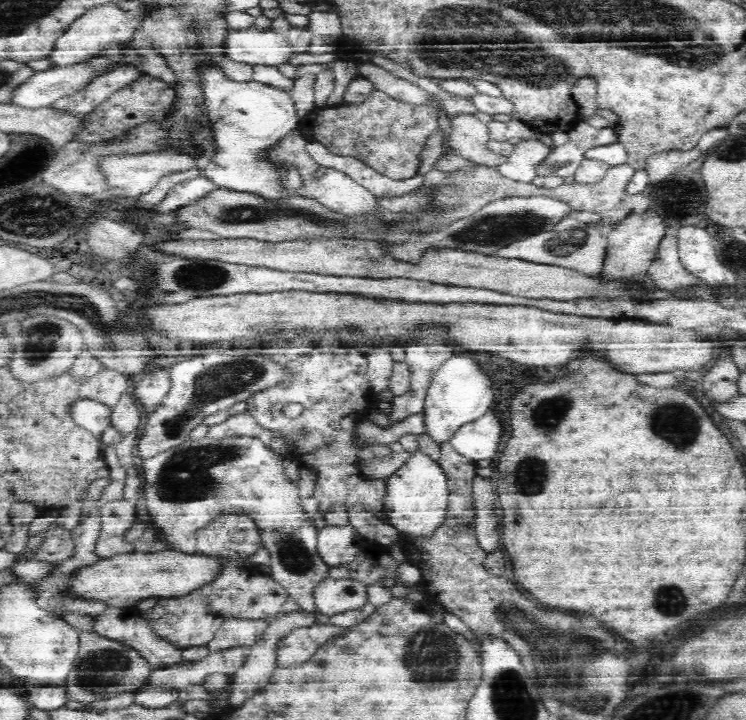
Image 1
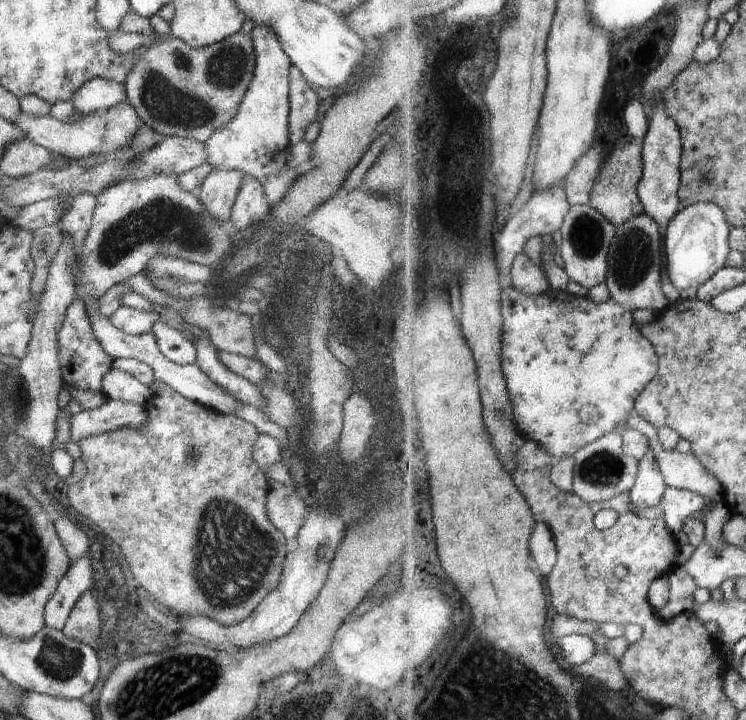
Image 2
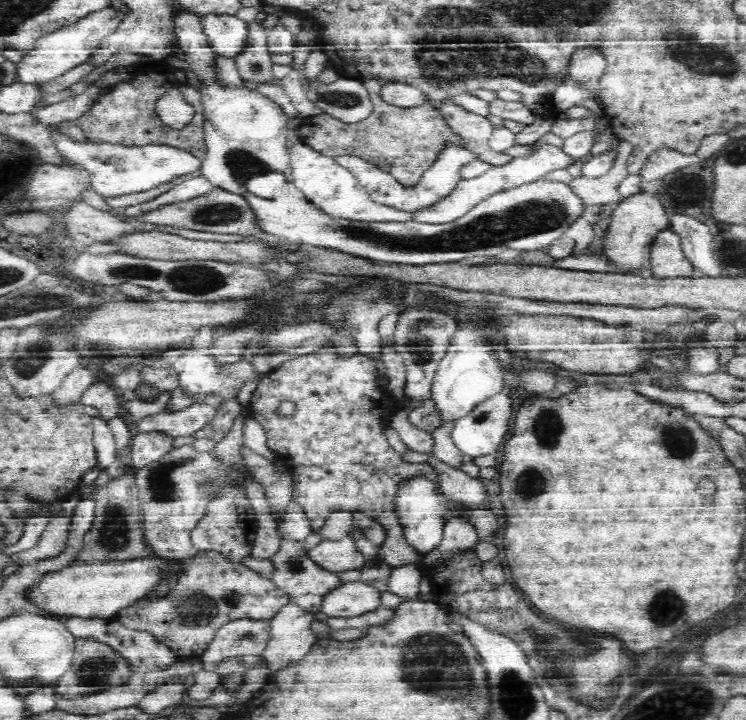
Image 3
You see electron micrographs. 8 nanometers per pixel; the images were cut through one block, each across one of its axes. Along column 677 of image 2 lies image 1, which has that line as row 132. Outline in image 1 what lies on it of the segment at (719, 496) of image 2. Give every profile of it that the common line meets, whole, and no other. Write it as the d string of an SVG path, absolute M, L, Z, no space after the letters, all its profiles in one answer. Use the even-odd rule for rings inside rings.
M473 114L452 119L450 130L453 135L445 137L447 152L495 167L500 167L507 161L507 156L494 154L485 148L485 142L489 139L487 124Z

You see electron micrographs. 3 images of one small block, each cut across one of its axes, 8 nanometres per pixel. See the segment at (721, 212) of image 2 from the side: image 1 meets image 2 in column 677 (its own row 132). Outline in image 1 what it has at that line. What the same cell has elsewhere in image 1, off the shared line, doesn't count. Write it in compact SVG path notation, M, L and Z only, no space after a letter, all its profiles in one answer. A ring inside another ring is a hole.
M206 68L204 76L204 93L206 93L206 107L208 107L208 117L214 121L214 131L216 131L216 141L218 141L218 156L208 163L204 169L204 174L214 180L221 188L256 191L268 197L286 197L288 191L282 187L280 178L275 170L267 162L261 160L261 154L275 143L286 131L299 126L300 111L298 105L292 97L292 89L284 89L272 83L256 82L232 82L221 75L217 68Z

